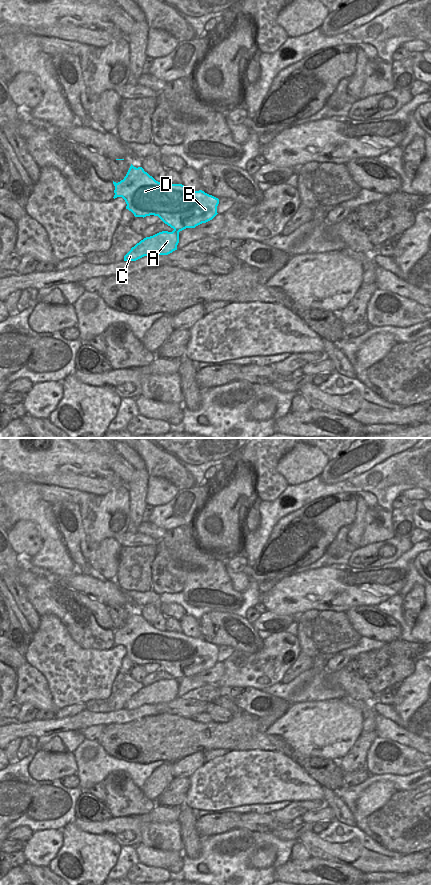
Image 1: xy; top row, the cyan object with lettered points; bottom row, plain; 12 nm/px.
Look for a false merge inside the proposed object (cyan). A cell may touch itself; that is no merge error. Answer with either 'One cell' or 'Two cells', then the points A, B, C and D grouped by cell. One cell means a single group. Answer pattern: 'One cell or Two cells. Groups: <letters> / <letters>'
One cell. Groups: A B C D.

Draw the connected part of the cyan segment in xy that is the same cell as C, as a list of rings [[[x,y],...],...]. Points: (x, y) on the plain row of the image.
[[[132,612],[123,628],[116,631],[114,647],[122,645],[135,665],[158,664],[165,672],[173,676],[172,680],[162,679],[153,684],[146,685],[137,691],[124,704],[124,709],[136,709],[144,704],[168,703],[177,698],[179,680],[186,676],[196,674],[212,668],[217,661],[219,647],[205,641],[202,638],[194,639],[182,632],[168,632],[156,629],[144,619],[142,615],[134,615]]]

